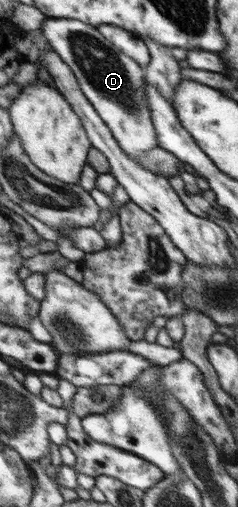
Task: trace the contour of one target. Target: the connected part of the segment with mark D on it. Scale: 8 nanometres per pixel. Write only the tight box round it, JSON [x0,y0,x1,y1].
[41,17,157,161]

